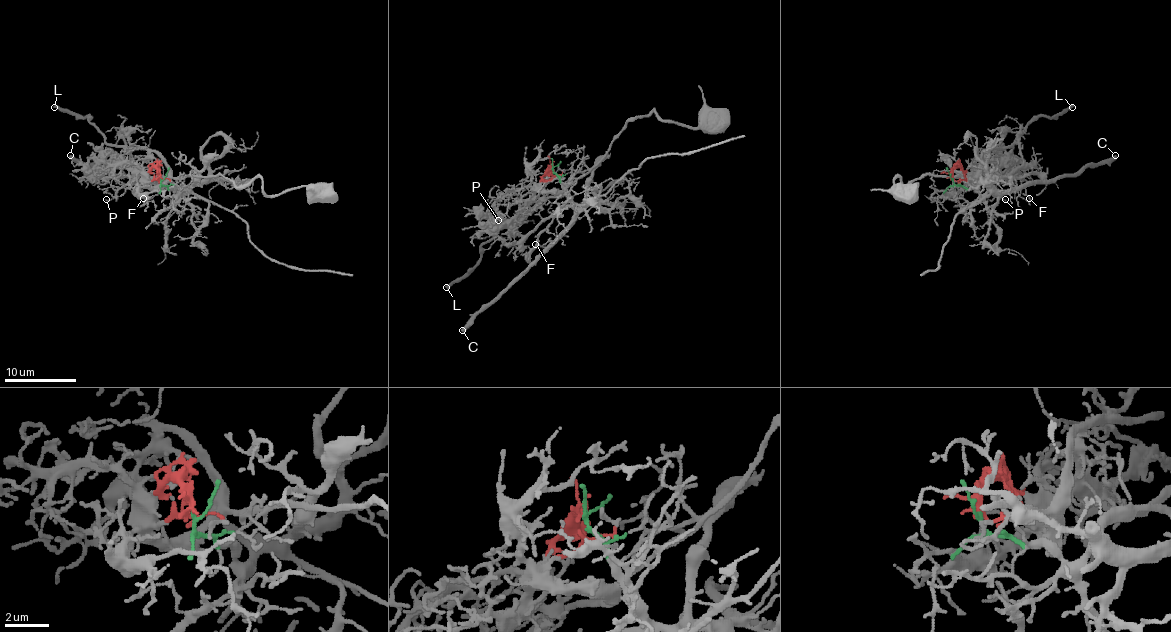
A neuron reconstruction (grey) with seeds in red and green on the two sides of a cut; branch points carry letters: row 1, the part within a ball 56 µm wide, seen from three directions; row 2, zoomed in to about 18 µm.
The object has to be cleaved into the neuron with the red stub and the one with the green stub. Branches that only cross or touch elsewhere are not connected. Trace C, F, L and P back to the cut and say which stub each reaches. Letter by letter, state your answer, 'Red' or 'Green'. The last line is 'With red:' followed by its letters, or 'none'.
C: Green
F: Green
L: Red
P: Red
With red: L, P

